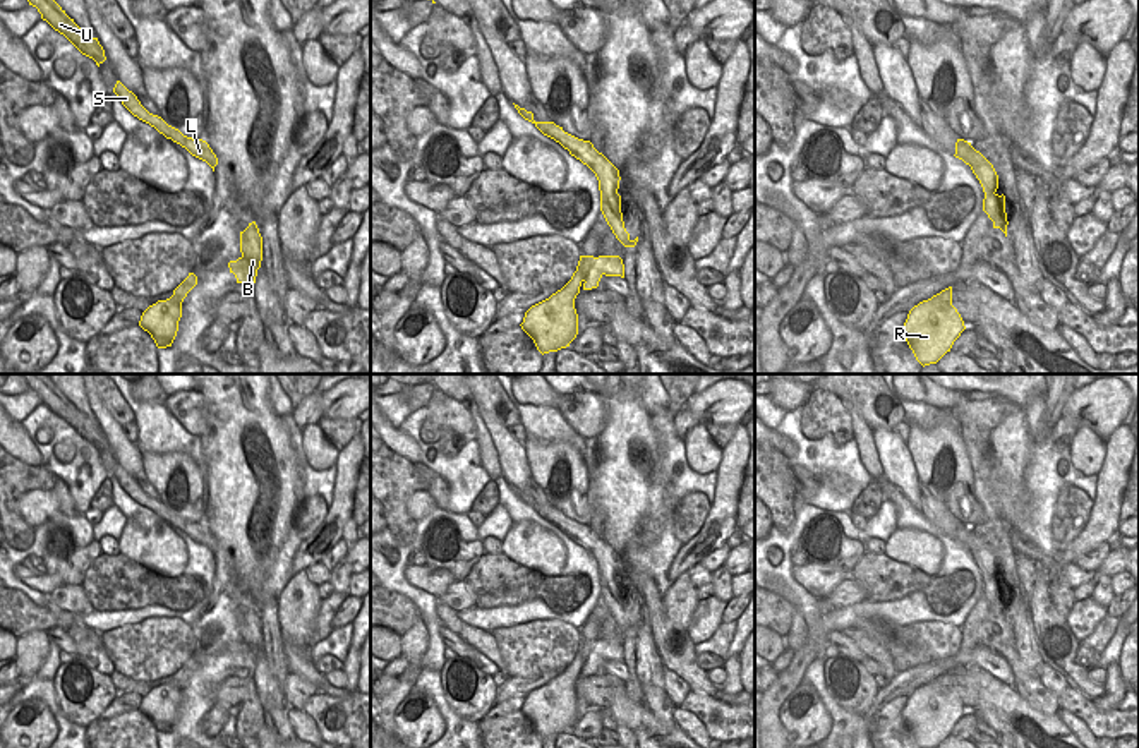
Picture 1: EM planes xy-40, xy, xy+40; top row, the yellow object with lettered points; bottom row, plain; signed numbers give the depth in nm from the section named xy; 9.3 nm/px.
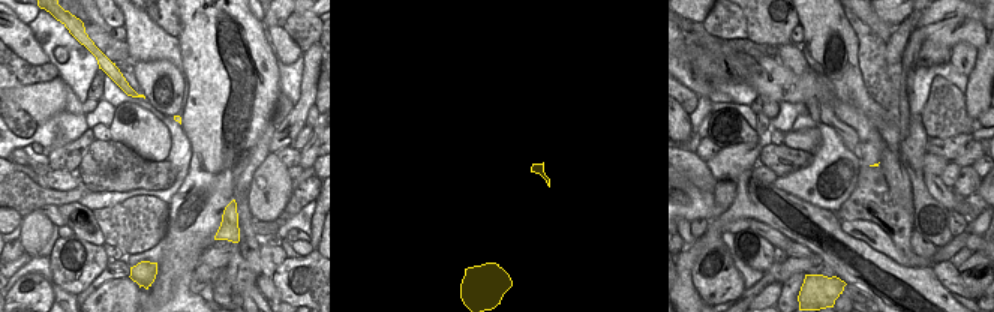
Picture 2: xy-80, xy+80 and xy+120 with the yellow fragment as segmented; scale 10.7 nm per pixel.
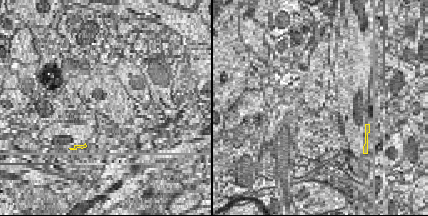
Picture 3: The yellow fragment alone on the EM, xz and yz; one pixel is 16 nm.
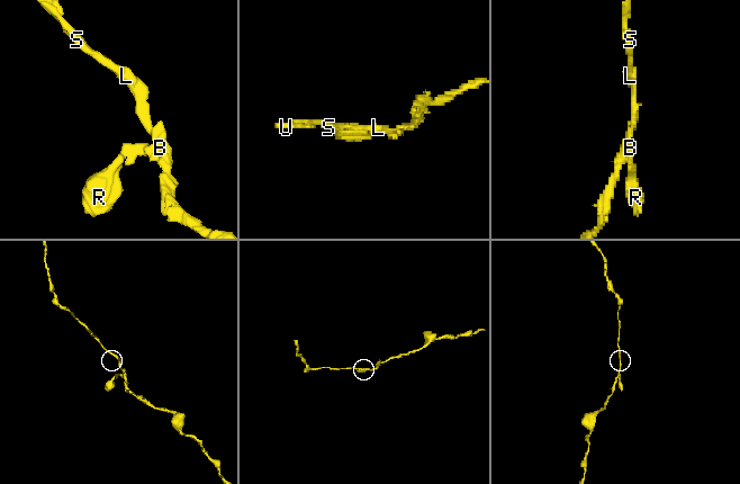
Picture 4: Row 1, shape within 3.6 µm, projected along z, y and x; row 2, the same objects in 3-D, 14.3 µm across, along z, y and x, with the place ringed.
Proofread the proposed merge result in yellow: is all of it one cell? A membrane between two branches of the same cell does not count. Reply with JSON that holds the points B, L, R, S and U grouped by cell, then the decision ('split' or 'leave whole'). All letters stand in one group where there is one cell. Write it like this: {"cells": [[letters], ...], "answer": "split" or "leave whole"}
{"cells": [["B", "L", "R", "S", "U"]], "answer": "leave whole"}

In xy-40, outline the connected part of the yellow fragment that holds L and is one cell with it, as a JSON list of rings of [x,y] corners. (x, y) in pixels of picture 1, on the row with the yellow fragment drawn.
[[[117,81],[113,93],[120,98],[122,105],[139,120],[149,124],[154,127],[160,134],[163,134],[166,139],[172,139],[173,142],[180,144],[185,148],[192,156],[206,161],[213,172],[214,166],[218,165],[218,158],[209,148],[209,144],[202,139],[192,139],[184,136],[178,129],[168,125],[161,117],[149,113],[137,96],[129,91],[120,81]]]

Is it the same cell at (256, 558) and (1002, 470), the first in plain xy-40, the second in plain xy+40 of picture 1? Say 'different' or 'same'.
same

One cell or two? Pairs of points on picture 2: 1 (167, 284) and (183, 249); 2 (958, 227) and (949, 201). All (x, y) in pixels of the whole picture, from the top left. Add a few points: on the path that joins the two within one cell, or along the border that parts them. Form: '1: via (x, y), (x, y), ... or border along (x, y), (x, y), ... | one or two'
1: via (173, 275), (179, 258) | one
2: border along (949, 210), (958, 212), (966, 219) | two

